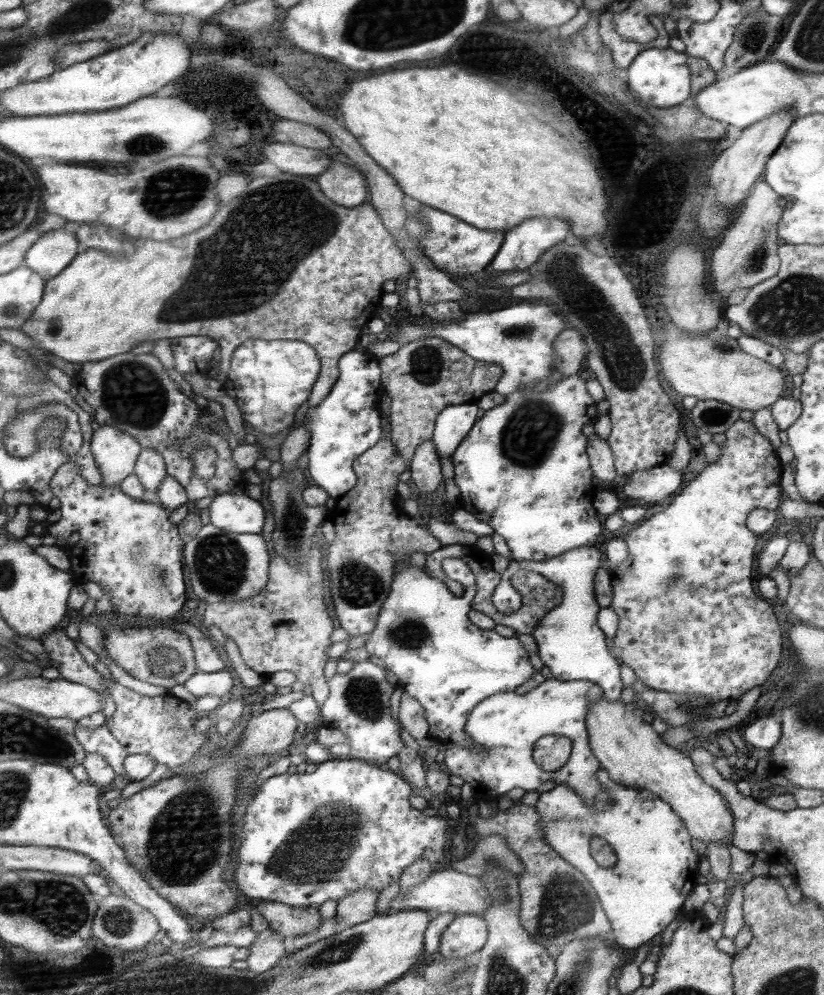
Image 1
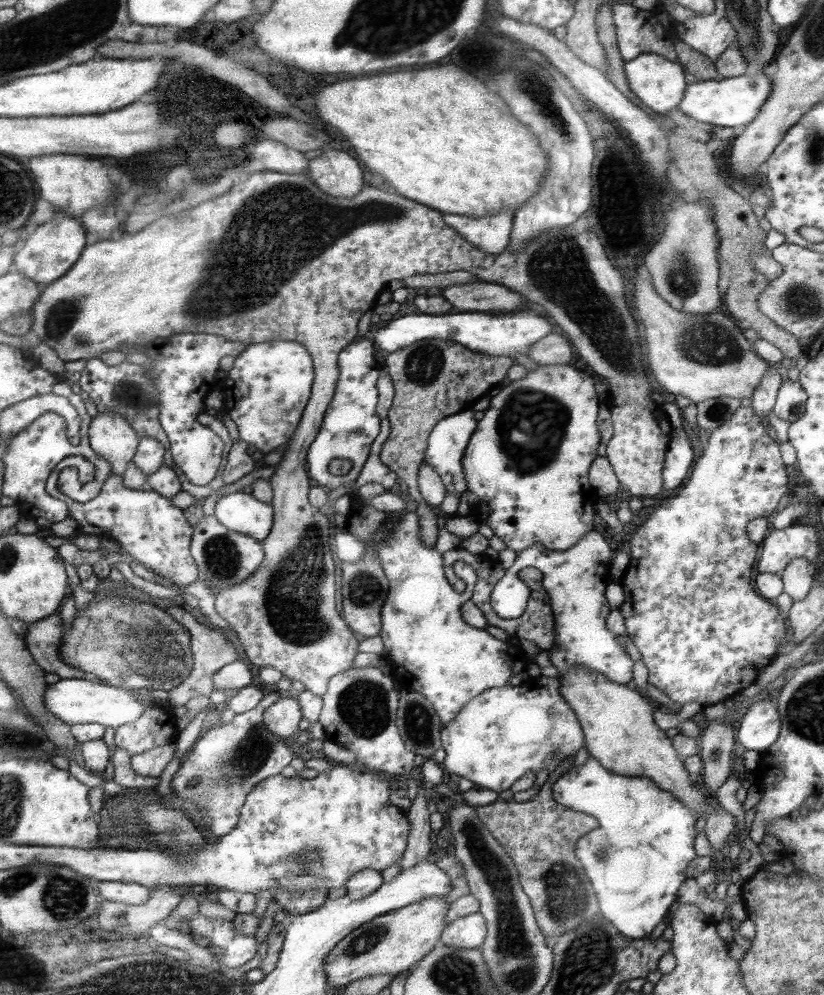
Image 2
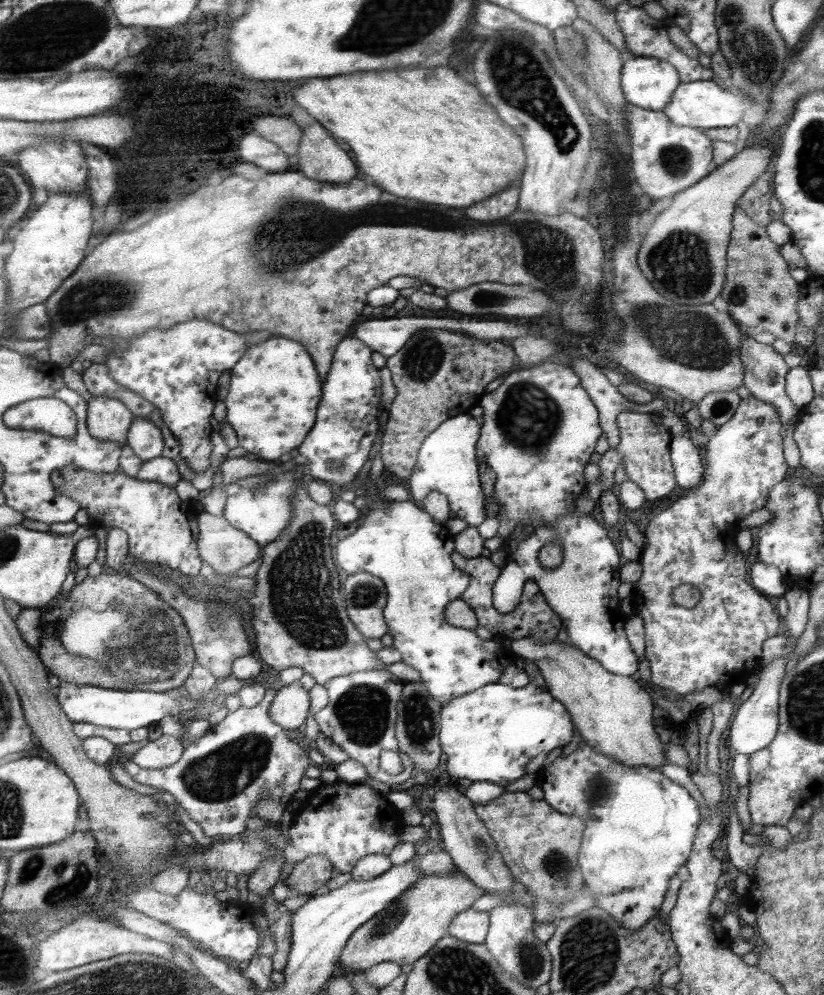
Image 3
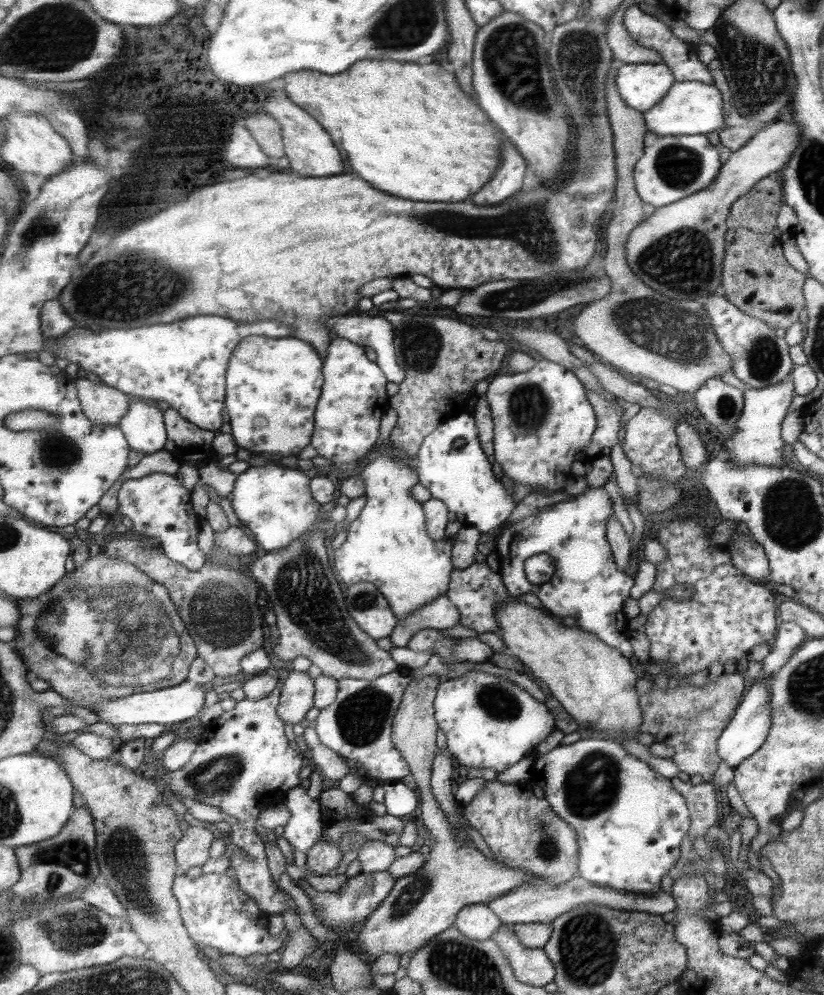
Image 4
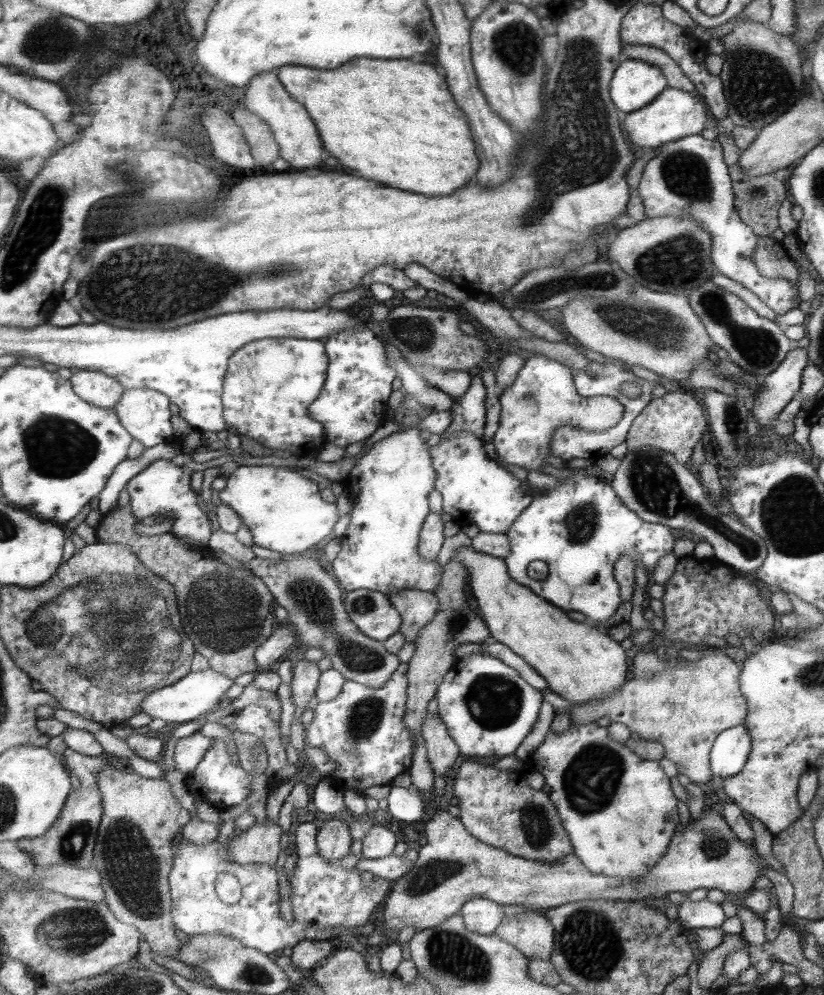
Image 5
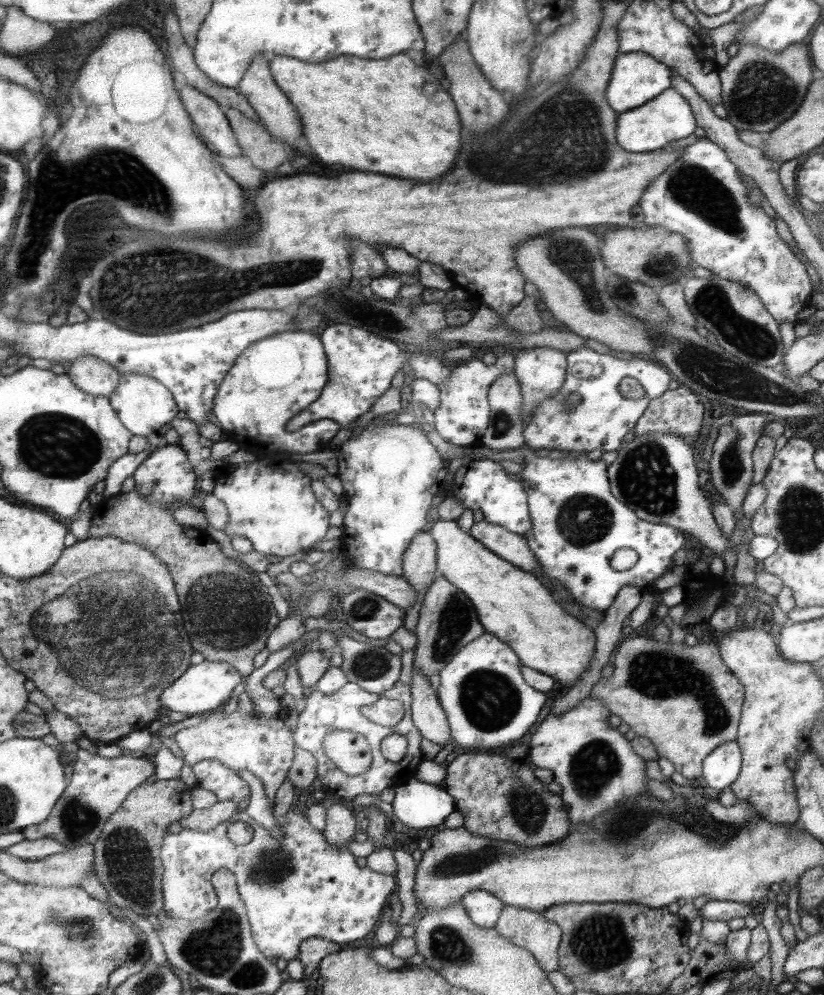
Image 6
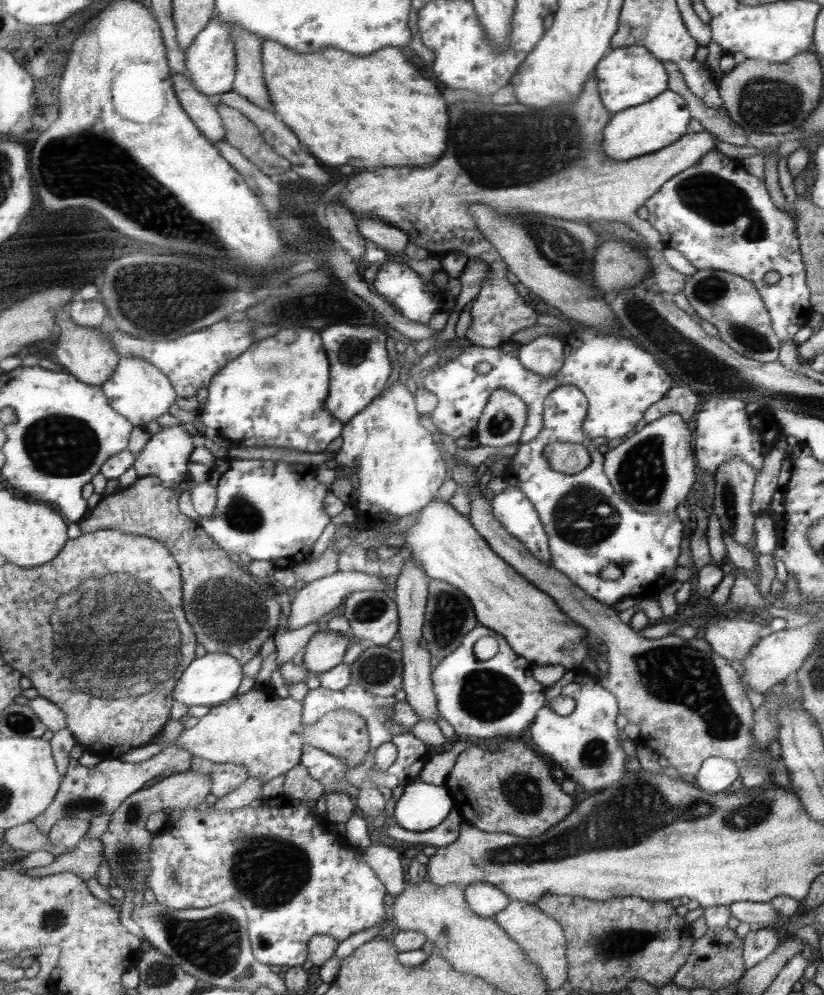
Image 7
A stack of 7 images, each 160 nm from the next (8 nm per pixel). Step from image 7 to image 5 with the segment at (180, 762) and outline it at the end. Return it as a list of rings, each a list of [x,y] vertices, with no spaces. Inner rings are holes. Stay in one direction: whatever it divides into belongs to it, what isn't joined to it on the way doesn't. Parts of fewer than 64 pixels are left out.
[[[66,747],[63,756],[66,766],[72,769],[80,780],[80,786],[69,795],[64,812],[60,819],[43,836],[35,838],[23,838],[17,841],[17,846],[28,852],[37,863],[37,873],[45,871],[45,868],[53,865],[74,865],[79,868],[93,867],[95,849],[102,818],[104,817],[104,799],[98,783],[98,774],[107,766],[125,767],[129,766],[124,761],[119,761],[106,754],[101,756],[85,756],[72,748]]]

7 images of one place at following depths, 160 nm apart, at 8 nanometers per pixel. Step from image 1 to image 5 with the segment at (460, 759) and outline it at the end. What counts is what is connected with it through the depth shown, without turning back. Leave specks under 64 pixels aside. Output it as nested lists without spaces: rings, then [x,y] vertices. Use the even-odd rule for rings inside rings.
[[[476,652],[457,659],[452,669],[444,674],[435,702],[438,718],[445,725],[449,738],[458,746],[461,756],[500,759],[511,756],[531,732],[541,696],[501,660]]]

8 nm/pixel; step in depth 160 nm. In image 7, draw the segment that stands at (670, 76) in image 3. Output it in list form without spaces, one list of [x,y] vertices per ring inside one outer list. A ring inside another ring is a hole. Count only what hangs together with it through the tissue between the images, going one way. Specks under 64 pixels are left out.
[[[627,46],[619,49],[612,49],[609,54],[601,58],[599,64],[593,70],[599,90],[600,101],[609,112],[619,113],[619,110],[632,109],[634,106],[643,105],[652,98],[659,96],[667,88],[668,76],[660,63],[661,60],[651,55],[644,47]]]

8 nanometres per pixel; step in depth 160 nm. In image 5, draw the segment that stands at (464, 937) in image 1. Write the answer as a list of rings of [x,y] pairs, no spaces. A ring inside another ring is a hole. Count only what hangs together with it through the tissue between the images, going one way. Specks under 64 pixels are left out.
[[[473,898],[464,903],[459,914],[469,931],[494,935],[504,918],[504,908],[488,899]]]

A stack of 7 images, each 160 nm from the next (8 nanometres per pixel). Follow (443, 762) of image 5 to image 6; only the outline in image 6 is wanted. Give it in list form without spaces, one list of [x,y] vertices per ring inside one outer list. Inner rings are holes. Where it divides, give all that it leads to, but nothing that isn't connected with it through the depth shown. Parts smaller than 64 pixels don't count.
[[[411,668],[410,691],[412,694],[411,717],[417,730],[433,744],[443,746],[451,740],[446,716],[439,699],[431,689],[427,678]]]

